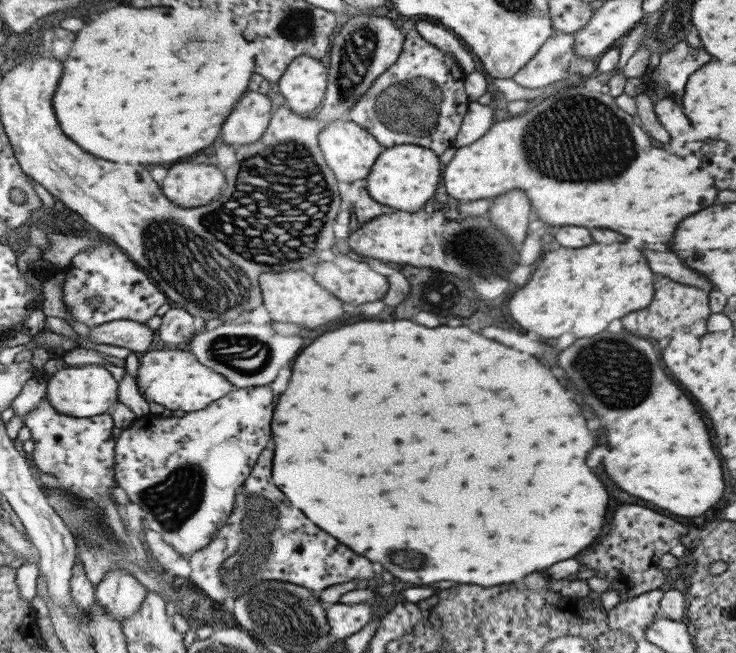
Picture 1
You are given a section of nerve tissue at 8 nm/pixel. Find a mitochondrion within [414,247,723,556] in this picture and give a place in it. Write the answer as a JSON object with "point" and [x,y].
{"point":[618,371]}

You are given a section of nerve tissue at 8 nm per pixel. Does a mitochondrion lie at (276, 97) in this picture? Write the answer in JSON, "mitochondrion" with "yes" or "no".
{"mitochondrion":"no"}

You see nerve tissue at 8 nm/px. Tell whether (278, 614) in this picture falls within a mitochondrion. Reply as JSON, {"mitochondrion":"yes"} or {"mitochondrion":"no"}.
{"mitochondrion":"yes"}

